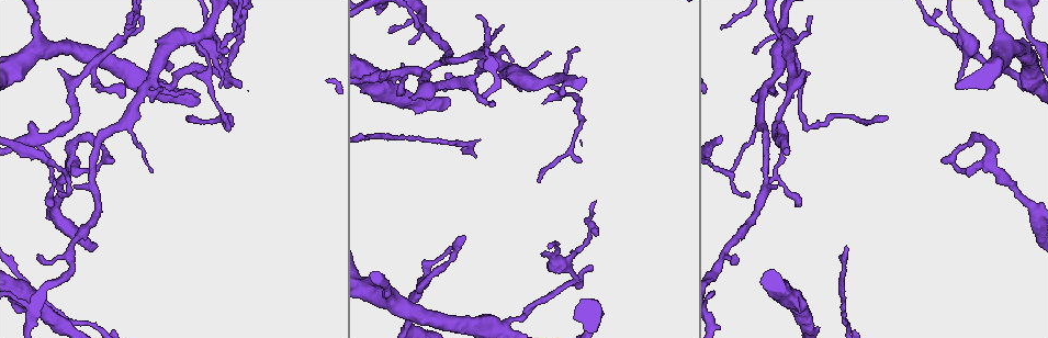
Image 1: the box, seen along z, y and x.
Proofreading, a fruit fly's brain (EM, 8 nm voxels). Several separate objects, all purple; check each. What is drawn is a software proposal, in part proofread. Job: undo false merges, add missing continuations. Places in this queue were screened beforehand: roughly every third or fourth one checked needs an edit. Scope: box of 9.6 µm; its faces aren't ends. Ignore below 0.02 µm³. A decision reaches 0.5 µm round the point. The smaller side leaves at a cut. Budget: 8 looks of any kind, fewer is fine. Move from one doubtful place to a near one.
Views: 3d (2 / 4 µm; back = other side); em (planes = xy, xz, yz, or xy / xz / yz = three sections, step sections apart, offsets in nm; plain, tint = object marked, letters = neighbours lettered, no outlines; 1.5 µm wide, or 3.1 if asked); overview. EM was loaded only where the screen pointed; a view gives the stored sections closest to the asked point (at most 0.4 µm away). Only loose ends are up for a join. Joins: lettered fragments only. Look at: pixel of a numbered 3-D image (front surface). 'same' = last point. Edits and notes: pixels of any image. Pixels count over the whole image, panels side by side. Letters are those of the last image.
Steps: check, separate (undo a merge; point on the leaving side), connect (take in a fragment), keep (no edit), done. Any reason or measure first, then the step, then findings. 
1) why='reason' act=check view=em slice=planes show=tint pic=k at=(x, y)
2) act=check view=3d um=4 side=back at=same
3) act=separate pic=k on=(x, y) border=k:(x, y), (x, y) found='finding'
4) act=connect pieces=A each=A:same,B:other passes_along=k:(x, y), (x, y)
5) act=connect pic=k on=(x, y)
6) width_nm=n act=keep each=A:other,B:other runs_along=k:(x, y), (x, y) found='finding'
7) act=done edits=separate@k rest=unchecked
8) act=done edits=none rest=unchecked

why='an open end' act=check view=em slice=xz step=8 show=tint pic=1 at=(58, 71)

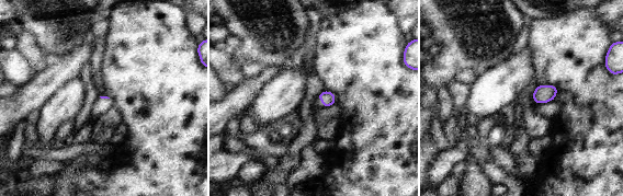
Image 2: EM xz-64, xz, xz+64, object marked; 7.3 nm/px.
why='another direction' act=check view=em slice=planes show=letters at=same

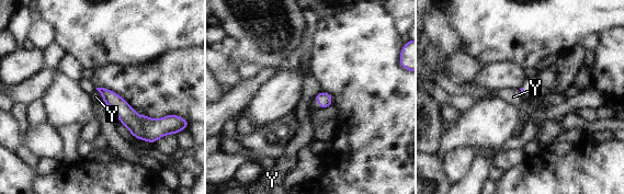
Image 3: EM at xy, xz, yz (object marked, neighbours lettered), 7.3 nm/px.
act=keep each=Y:other found='no lettered fragment goes on from it'

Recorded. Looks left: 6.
why='tapers out' act=check view=3d um=4 pic=1 at=(60, 194)

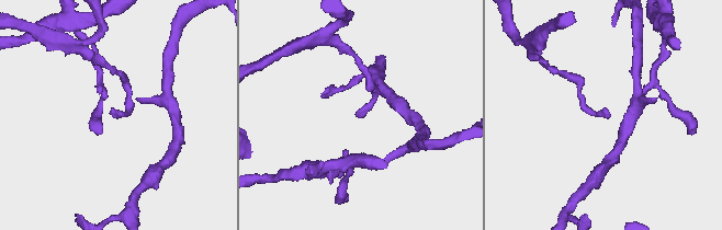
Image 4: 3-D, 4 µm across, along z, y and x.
act=check view=em slice=planes show=letters pic=4 at=(112, 112)

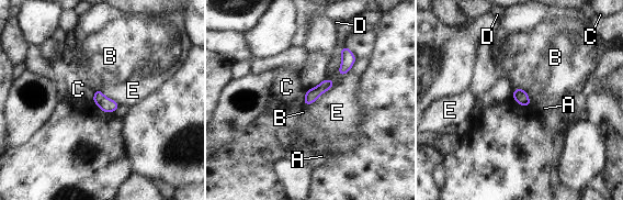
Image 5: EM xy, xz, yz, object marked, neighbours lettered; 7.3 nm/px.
width_nm=100 act=keep each=A:other,B:other,C:other,D:other,E:other border=5:(335, 80), (312, 103), (305, 106) found='none of them fits'

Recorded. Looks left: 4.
why='thin end' act=check view=em slice=planes show=letters pic=1 at=(39, 253)

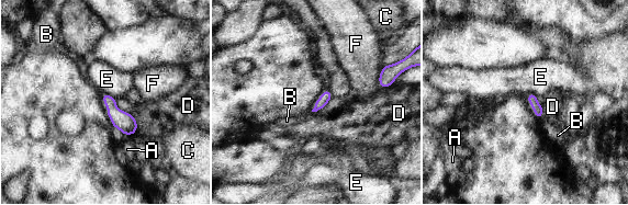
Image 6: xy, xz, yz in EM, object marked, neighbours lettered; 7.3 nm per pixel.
longest_contact=F:170nm act=keep each=A:other,B:other,C:other,D:other,E:other,F:other found='no lettered fragment goes on from it'

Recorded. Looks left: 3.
act=done edits=none rest=unchecked

